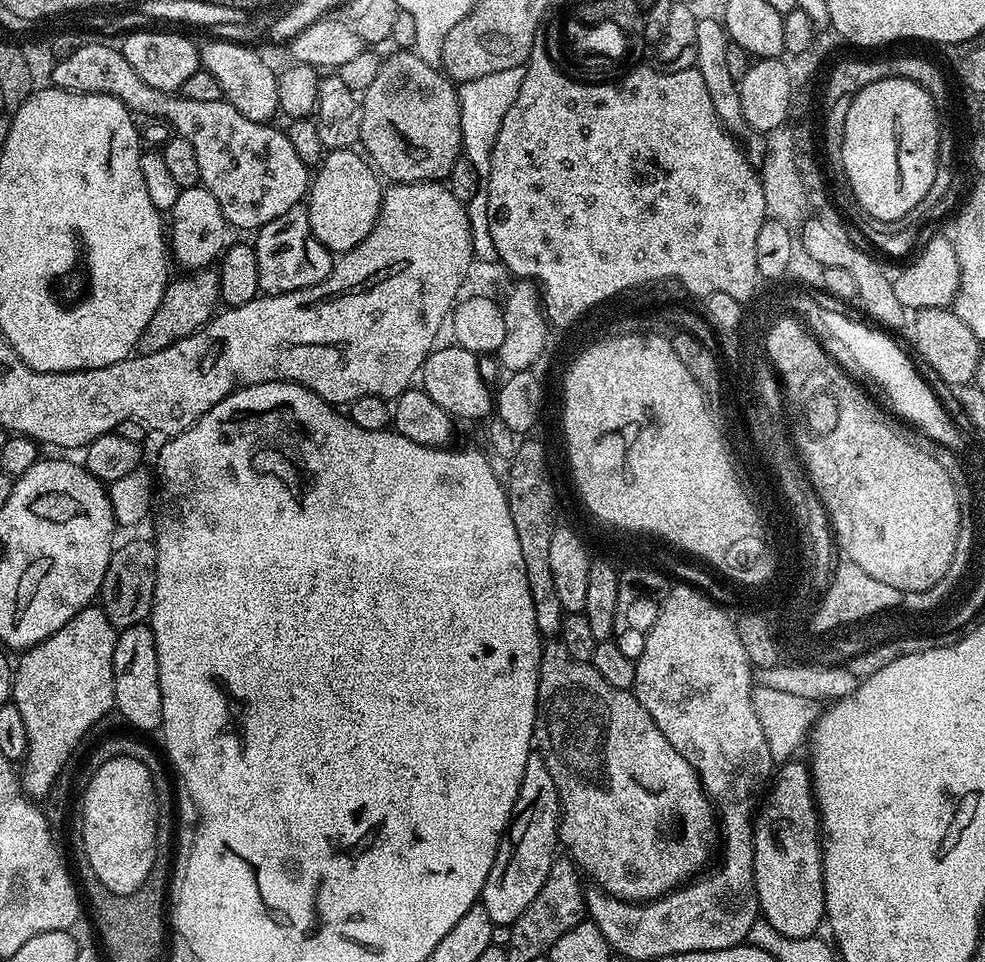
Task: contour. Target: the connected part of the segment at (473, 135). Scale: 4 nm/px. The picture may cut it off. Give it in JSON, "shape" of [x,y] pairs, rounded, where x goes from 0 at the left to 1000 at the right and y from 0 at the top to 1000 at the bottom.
{"shape":[[[531,70],[519,71],[506,77],[493,77],[493,81],[472,83],[463,91],[463,101],[467,107],[469,162],[483,174],[484,180],[494,181],[497,177],[497,164],[506,135],[510,135],[510,123],[514,123],[514,114],[522,110],[522,102],[526,102],[531,80]]]}

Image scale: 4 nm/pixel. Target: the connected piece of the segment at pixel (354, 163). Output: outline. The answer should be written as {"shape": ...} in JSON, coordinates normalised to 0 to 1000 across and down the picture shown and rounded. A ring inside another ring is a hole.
{"shape":[[[357,154],[334,157],[320,176],[311,205],[313,230],[315,231],[315,239],[319,243],[319,247],[323,247],[323,252],[327,252],[327,256],[331,256],[333,261],[338,264],[348,264],[359,260],[359,256],[363,256],[370,251],[372,243],[376,243],[376,239],[384,227],[387,203],[387,184],[384,182],[381,174],[364,157]]]}

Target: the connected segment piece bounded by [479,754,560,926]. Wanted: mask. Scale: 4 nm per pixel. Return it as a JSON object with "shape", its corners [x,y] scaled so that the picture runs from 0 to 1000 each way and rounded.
{"shape":[[[541,784],[534,792],[530,817],[526,821],[516,861],[508,872],[502,900],[497,900],[493,921],[487,926],[486,939],[491,941],[493,950],[497,950],[501,962],[519,963],[526,950],[542,938],[546,925],[550,925],[550,917],[554,917],[554,909],[558,909],[561,894],[565,893],[568,860],[569,826],[562,817],[562,809],[558,809],[552,789]]]}

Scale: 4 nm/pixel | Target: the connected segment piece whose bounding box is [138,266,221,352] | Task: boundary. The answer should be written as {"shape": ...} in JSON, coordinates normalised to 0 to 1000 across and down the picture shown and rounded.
{"shape":[[[212,277],[202,281],[183,285],[180,289],[172,290],[169,301],[164,306],[164,314],[160,314],[160,322],[156,322],[156,331],[144,343],[142,366],[159,366],[169,364],[177,356],[181,356],[190,349],[196,349],[201,342],[207,340],[216,328],[220,327],[223,310],[223,284],[218,278]]]}

